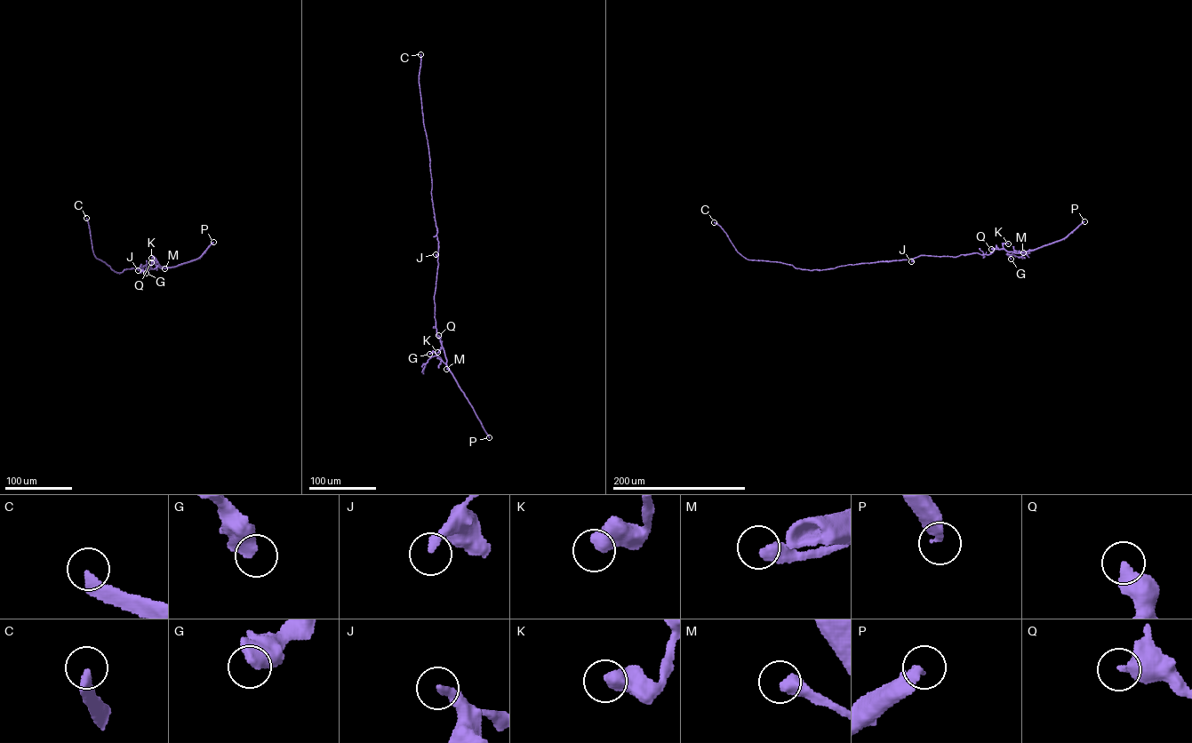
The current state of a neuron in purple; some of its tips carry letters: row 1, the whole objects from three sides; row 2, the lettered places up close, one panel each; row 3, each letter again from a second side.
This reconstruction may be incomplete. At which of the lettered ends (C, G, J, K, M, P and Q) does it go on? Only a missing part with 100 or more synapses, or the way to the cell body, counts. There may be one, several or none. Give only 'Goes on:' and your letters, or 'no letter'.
Goes on: C

